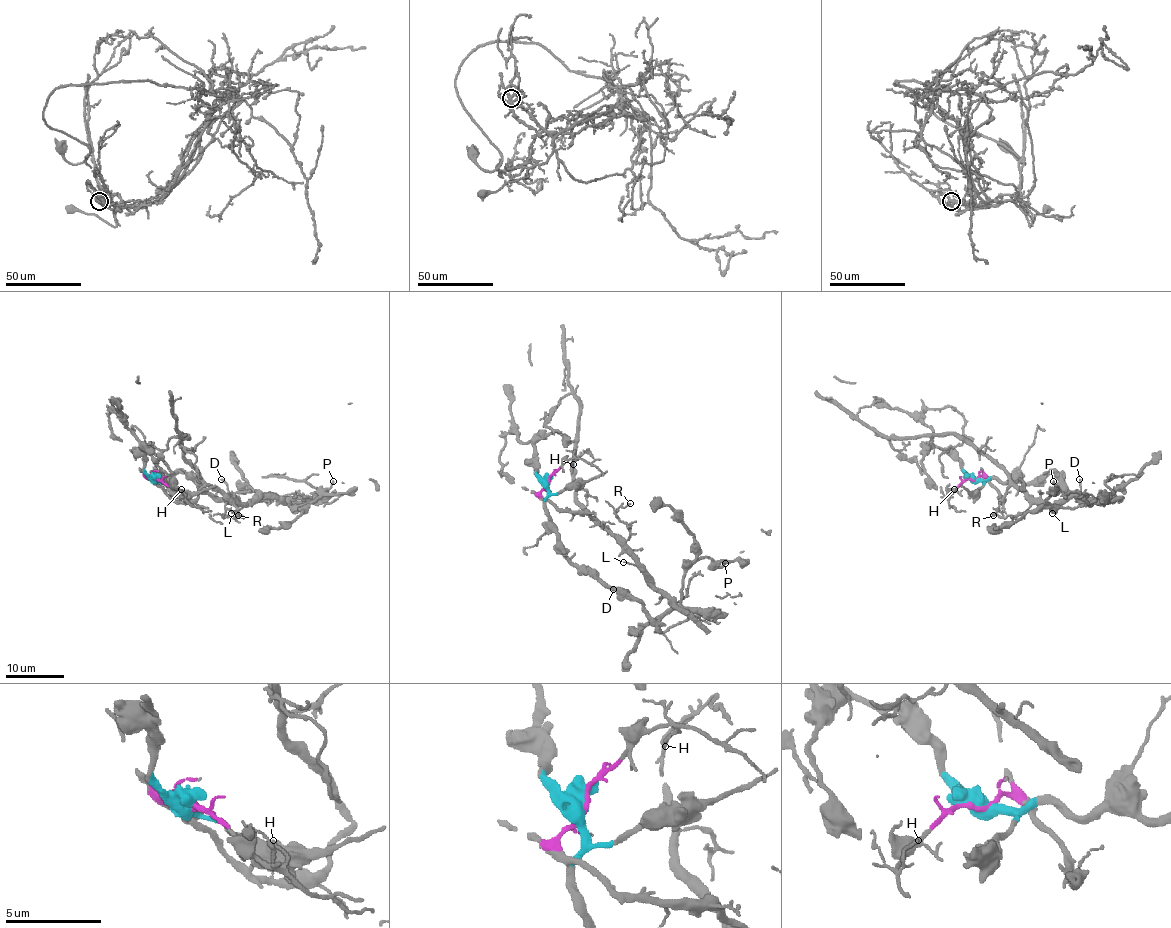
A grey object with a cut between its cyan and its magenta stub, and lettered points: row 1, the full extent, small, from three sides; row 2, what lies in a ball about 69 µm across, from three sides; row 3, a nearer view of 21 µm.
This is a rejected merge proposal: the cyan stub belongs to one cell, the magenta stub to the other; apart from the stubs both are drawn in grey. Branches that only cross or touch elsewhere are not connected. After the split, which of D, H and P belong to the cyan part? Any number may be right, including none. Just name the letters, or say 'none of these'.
D, P

